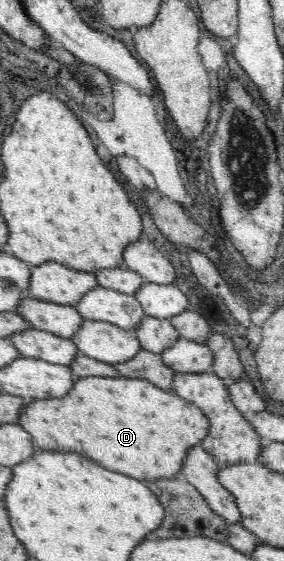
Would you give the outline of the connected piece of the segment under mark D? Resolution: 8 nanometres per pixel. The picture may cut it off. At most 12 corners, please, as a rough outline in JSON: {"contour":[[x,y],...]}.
{"contour":[[76,378],[18,424],[154,482],[208,434],[196,405],[147,380]]}

